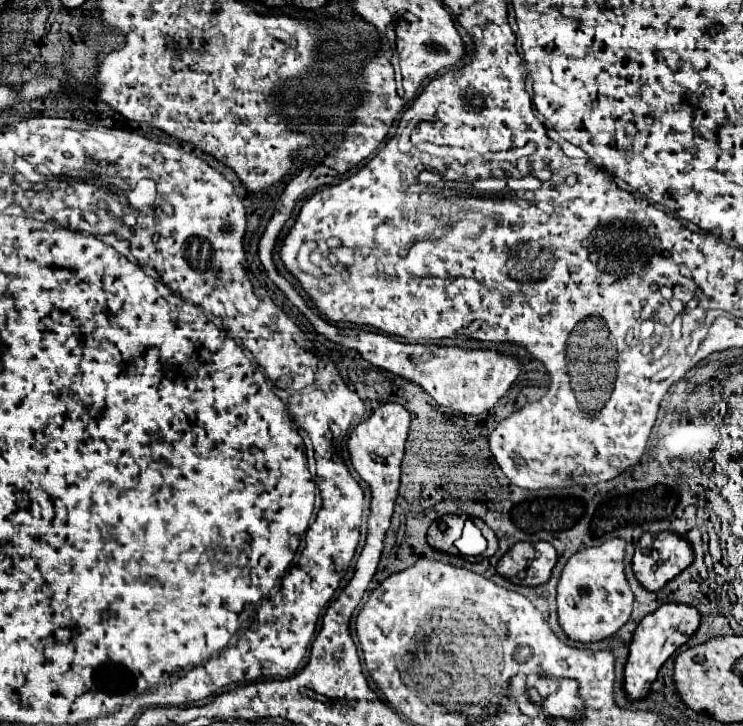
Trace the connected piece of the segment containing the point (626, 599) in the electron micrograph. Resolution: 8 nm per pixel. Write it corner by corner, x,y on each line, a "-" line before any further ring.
613,537
595,547
581,547
573,553
559,577
557,613
563,631
575,641
601,641
621,629
631,615
633,591
625,577
625,539

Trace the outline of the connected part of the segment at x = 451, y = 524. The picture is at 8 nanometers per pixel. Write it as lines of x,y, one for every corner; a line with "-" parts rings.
443,515
441,519
433,521
427,531
427,543
439,551
455,555
457,549
453,543
461,537
465,519
465,515

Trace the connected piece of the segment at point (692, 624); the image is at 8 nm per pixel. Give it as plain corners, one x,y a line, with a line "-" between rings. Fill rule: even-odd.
665,603
657,607
653,613
645,615
641,623
637,625
631,641
629,661
625,665
625,693
629,699
641,699
649,693
649,685
657,677
659,667
683,645
687,639
697,631
701,623
701,613
695,607
689,605
677,605
677,603

